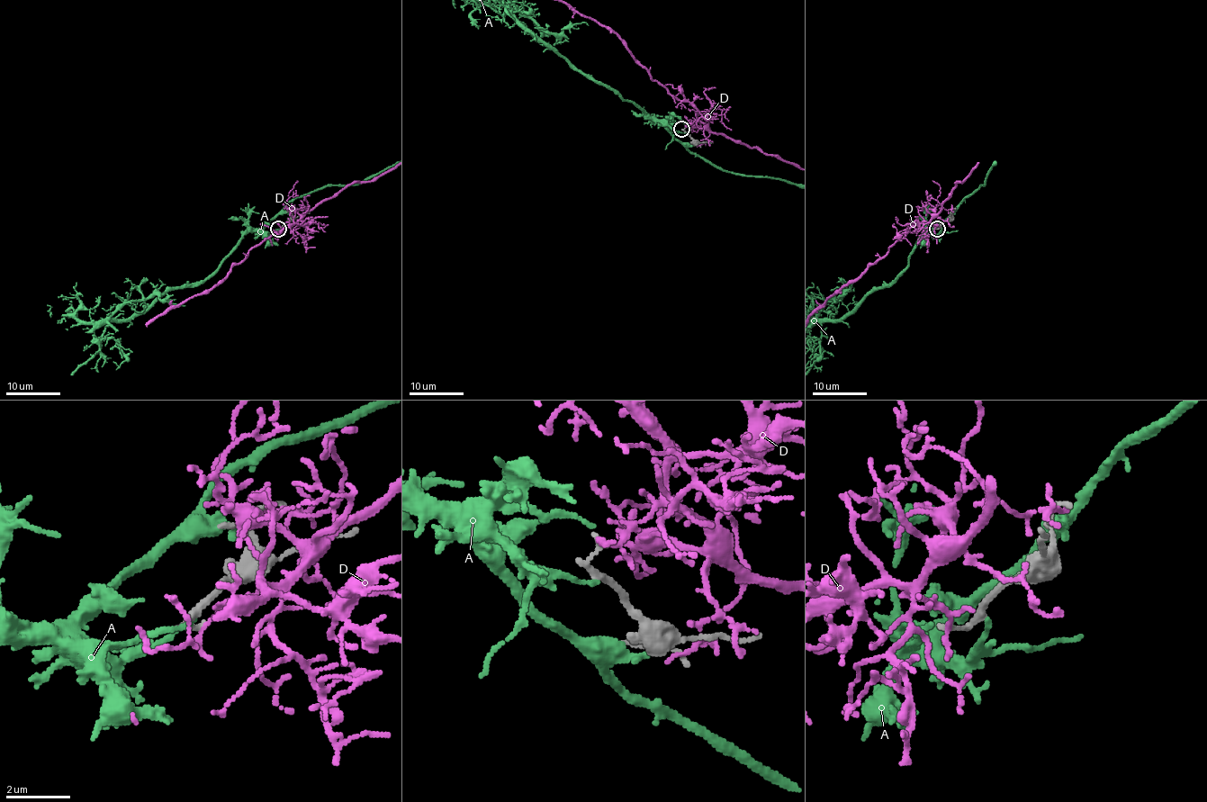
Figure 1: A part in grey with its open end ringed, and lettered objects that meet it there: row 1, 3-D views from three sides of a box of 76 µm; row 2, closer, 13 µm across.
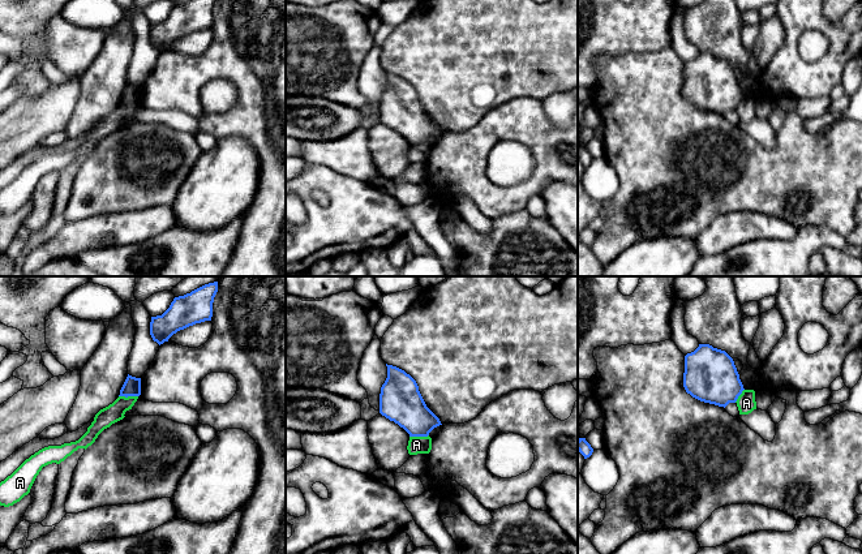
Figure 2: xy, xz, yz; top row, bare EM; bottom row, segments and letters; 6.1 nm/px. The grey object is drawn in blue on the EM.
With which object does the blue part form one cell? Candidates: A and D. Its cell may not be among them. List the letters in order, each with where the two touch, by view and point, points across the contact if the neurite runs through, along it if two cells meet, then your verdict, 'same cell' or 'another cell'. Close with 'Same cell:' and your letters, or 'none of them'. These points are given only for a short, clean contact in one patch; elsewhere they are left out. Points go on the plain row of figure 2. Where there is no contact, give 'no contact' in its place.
A: contact xy (128, 103); another cell
D: no contact; another cell
Same cell: none of them

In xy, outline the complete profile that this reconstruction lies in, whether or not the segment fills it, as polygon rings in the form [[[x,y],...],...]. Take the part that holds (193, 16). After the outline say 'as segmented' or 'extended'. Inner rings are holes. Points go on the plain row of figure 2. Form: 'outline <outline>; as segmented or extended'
outline [[[190,0],[175,5],[162,23],[151,25],[150,43],[153,48],[160,53],[180,38],[211,29],[215,3],[216,0]]]; as segmented

